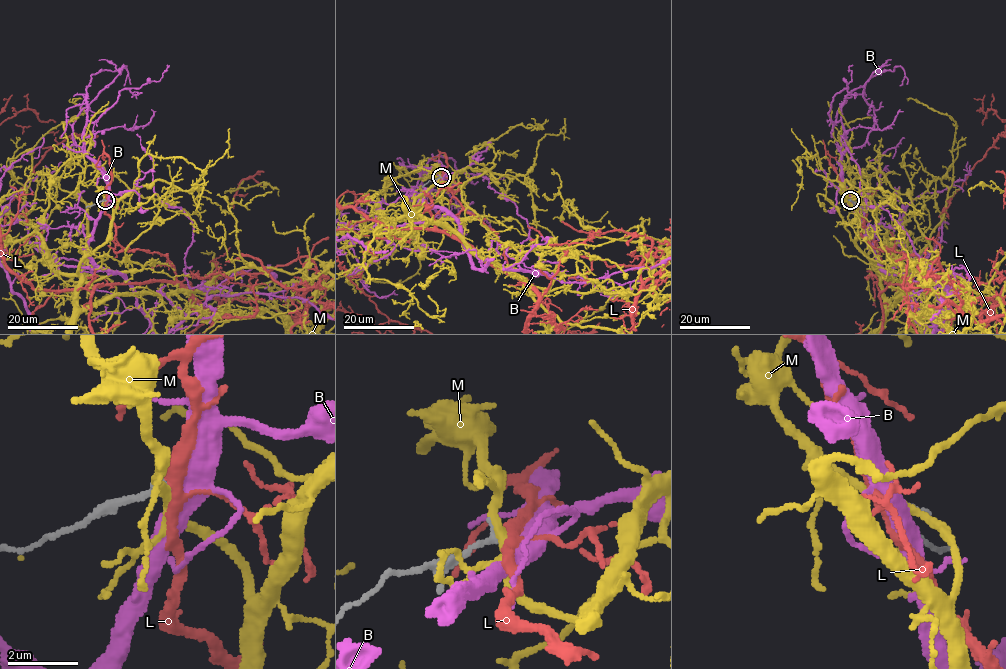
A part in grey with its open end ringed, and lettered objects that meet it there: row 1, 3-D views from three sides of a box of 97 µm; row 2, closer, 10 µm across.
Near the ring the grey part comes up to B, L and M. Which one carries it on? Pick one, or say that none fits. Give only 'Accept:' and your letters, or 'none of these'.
Accept: none of these

